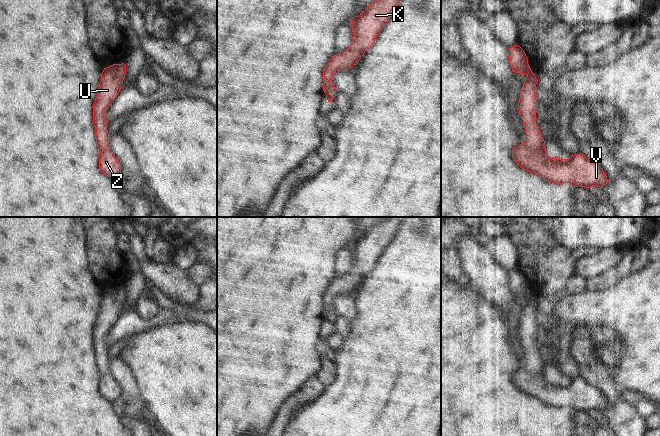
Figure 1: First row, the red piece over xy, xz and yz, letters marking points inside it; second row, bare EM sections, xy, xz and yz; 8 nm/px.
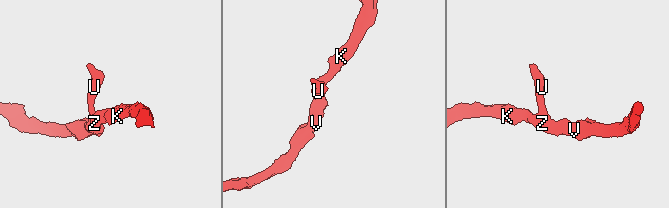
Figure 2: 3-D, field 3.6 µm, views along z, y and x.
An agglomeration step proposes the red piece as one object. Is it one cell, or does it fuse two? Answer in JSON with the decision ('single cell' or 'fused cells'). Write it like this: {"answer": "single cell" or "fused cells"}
{"answer": "single cell"}

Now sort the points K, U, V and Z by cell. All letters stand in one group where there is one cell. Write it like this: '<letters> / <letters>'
K U V Z

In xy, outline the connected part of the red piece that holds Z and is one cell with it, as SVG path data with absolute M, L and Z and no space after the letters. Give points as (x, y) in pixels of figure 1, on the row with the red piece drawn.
M113 64L104 68L101 74L101 81L97 89L97 96L93 103L93 124L95 126L96 143L99 151L99 169L107 177L114 177L121 173L119 160L109 149L109 133L107 130L108 121L106 111L115 100L123 86L126 74L126 65Z

